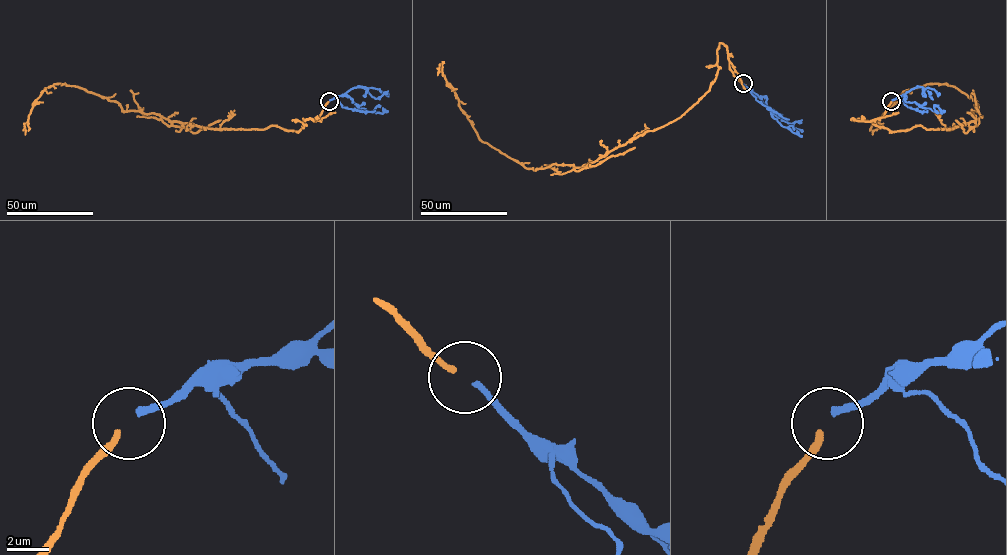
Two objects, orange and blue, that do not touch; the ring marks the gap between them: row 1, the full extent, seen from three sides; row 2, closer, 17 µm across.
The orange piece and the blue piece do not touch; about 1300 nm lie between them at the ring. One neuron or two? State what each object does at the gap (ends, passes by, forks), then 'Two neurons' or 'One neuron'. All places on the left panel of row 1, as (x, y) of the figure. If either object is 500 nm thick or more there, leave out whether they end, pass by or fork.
At the ring orange ends. At the ring blue ends. One neuron

